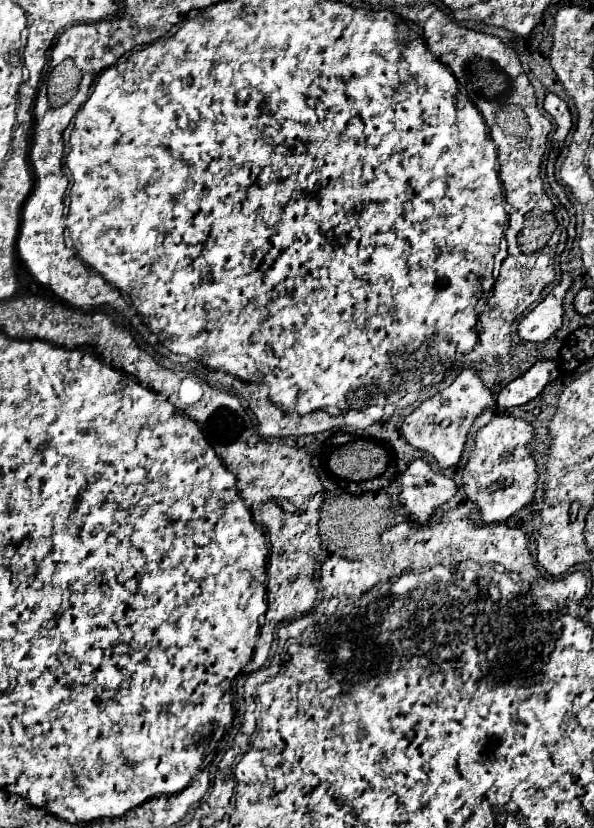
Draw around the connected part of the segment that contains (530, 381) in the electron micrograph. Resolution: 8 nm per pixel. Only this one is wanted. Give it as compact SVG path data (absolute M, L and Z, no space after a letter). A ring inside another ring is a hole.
M541 360L541 362L537 362L525 374L521 374L513 382L509 382L499 392L499 396L497 396L497 408L505 410L505 408L515 408L515 406L527 404L529 400L533 400L545 388L547 382L555 380L557 376L559 376L557 362L553 362L553 360Z

